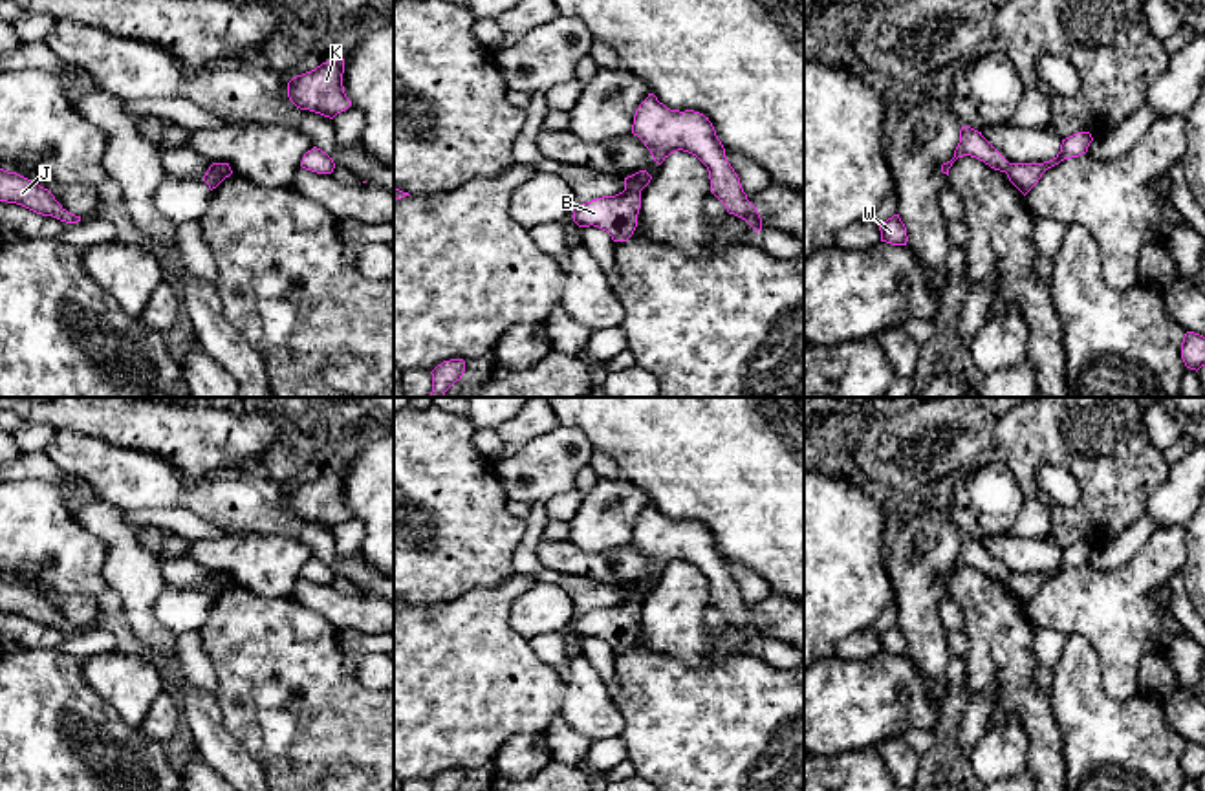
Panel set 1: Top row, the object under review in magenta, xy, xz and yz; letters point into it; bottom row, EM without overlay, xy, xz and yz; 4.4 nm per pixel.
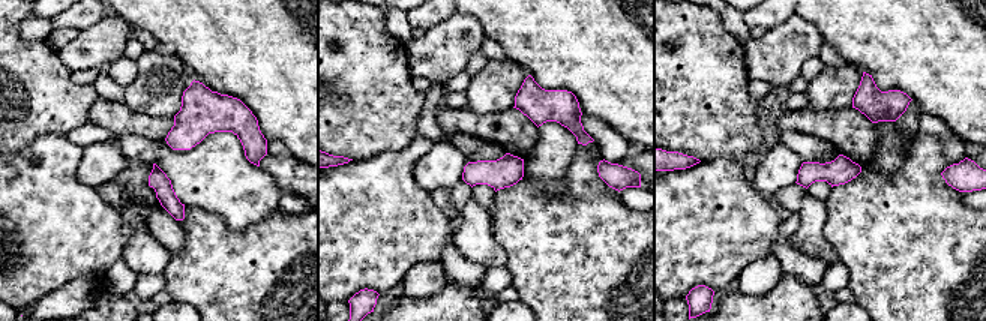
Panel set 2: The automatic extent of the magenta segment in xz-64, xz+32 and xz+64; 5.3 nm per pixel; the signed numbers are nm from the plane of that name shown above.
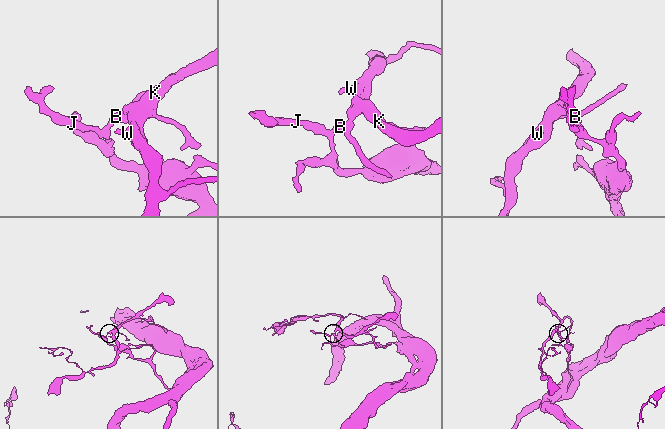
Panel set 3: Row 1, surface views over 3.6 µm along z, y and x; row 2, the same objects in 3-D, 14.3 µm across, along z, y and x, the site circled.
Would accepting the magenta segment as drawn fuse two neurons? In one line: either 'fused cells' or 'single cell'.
fused cells

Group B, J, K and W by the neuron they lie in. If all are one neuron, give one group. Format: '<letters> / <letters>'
B J / K W

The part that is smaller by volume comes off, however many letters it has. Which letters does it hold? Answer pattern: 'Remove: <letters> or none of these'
Remove: K, W

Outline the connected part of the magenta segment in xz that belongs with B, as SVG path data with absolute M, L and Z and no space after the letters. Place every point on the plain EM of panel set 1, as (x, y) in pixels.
M623 601L615 606L602 606L582 615L573 615L573 632L579 637L599 637L613 652L626 652L635 637L641 619L641 602Z

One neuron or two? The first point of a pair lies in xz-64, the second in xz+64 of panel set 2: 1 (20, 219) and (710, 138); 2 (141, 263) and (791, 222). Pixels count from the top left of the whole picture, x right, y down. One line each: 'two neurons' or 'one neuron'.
1: two neurons
2: two neurons

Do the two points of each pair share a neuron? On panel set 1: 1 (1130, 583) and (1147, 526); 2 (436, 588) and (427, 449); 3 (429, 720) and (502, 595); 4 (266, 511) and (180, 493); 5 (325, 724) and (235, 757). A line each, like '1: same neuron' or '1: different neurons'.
1: different neurons
2: same neuron
3: same neuron
4: same neuron
5: different neurons

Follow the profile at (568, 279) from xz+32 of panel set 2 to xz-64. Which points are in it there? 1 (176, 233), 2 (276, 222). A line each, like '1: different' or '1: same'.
1: different
2: same

